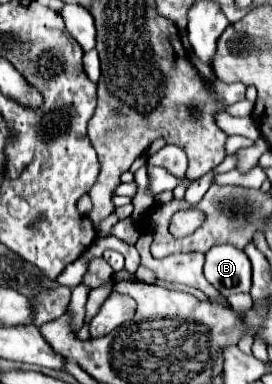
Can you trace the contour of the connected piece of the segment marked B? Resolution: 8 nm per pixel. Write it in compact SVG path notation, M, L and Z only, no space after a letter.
M230 244L214 246L206 252L204 276L222 296L250 292L252 286L252 268L248 256Z

